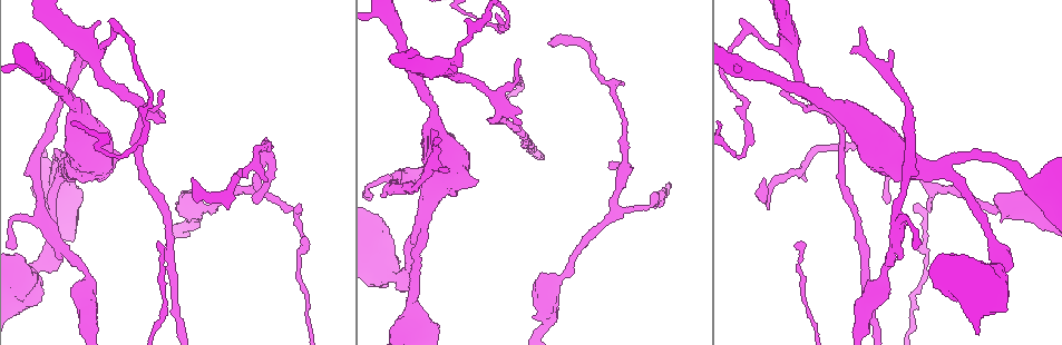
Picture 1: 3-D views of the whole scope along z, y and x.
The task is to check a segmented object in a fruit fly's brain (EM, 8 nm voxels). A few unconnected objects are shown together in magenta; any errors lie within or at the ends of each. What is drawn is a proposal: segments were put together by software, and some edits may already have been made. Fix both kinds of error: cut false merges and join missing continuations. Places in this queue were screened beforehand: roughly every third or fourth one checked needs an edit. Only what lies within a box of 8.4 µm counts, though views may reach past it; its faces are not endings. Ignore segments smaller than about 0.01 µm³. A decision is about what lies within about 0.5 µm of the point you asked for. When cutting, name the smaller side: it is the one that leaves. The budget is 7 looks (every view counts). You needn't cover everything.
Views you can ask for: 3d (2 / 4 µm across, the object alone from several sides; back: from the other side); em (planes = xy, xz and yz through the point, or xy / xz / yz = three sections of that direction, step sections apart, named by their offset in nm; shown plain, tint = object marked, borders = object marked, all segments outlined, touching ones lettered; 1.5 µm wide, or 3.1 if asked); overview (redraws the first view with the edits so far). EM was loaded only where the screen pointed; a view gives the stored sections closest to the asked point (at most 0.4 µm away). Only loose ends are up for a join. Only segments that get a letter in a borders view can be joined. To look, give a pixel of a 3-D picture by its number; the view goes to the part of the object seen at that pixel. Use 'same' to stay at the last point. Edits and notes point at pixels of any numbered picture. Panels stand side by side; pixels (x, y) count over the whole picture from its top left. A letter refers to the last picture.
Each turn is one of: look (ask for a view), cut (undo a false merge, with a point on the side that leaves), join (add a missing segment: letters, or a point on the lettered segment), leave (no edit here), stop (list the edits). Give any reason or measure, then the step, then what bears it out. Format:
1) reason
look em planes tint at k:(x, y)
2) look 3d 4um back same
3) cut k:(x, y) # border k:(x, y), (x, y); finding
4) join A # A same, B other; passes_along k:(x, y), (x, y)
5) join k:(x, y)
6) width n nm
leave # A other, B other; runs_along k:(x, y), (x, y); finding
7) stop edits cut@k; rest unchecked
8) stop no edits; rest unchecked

branch stops here
look em yz step 4 borders at 1:(889, 51)

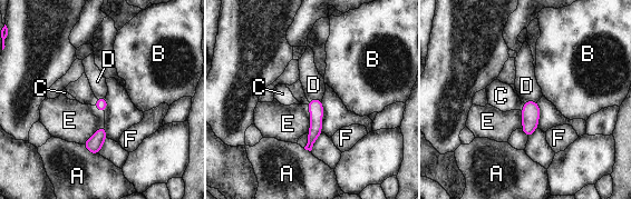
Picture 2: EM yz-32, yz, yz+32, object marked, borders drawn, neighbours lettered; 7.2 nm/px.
longest_contact E 200 nm
leave # A other, B other, C other, D other, E other, F other; runs_along 2:(316, 101), (316, 130), (309, 147); no lettered segment goes on from it

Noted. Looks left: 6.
an open end
look em xy step 4 borders at 1:(164, 121)

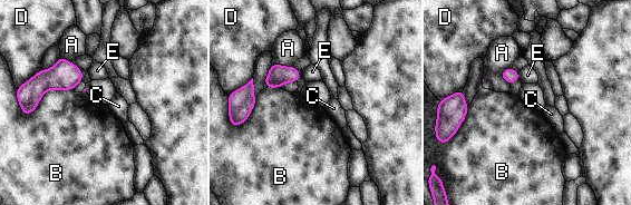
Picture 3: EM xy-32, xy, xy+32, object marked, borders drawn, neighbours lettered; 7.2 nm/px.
look em planes borders same

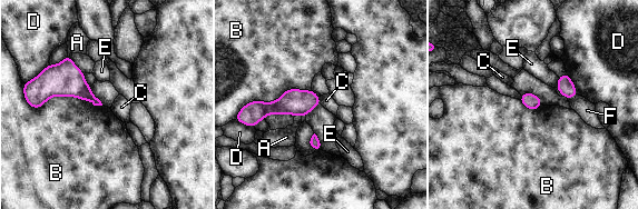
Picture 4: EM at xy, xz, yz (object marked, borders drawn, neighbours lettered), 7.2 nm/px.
leave # A other, B other, C other, D other, E other, F other; border 4:(318, 97), (321, 103); none of them fits

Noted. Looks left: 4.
thin neck
look em planes tint at 1:(397, 275)

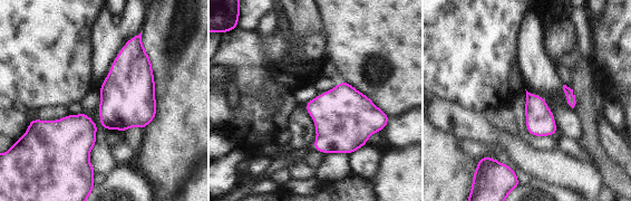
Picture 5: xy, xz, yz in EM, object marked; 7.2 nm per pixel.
what lies round it
look em planes borders same

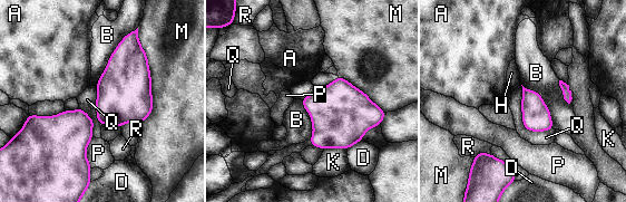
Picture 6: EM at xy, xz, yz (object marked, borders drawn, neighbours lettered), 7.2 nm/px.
longest_contact M 600 nm
leave # A other, B other, D other, H other, K other, M other, P other, Q other, R other; border 6:(520, 85), (521, 124), (554, 130); all the same neuron

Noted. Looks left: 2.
stop no edits; rest unchecked

